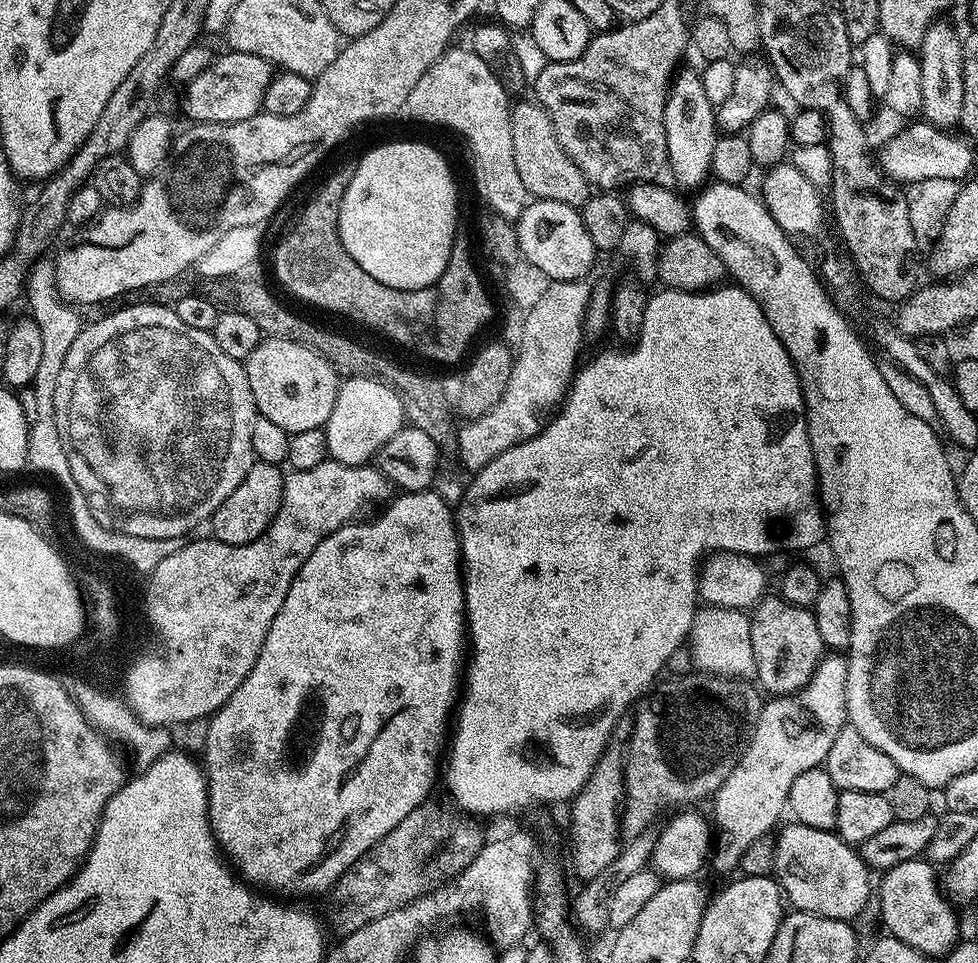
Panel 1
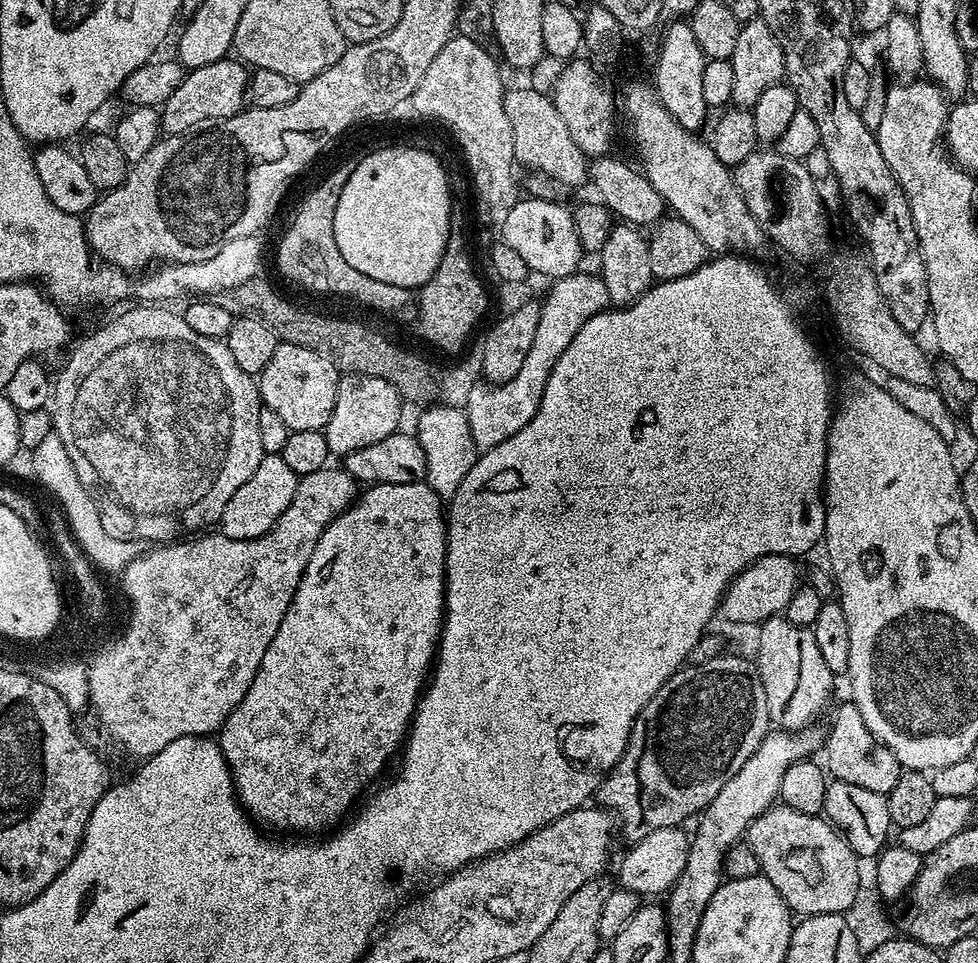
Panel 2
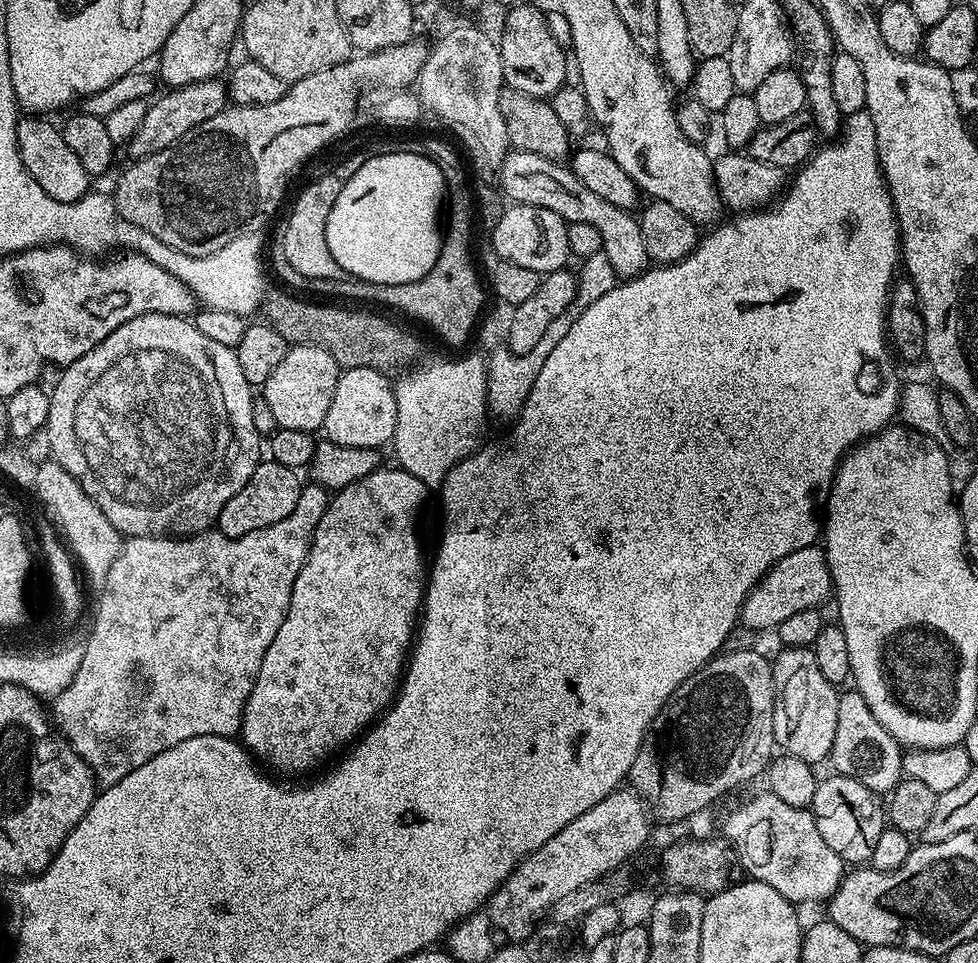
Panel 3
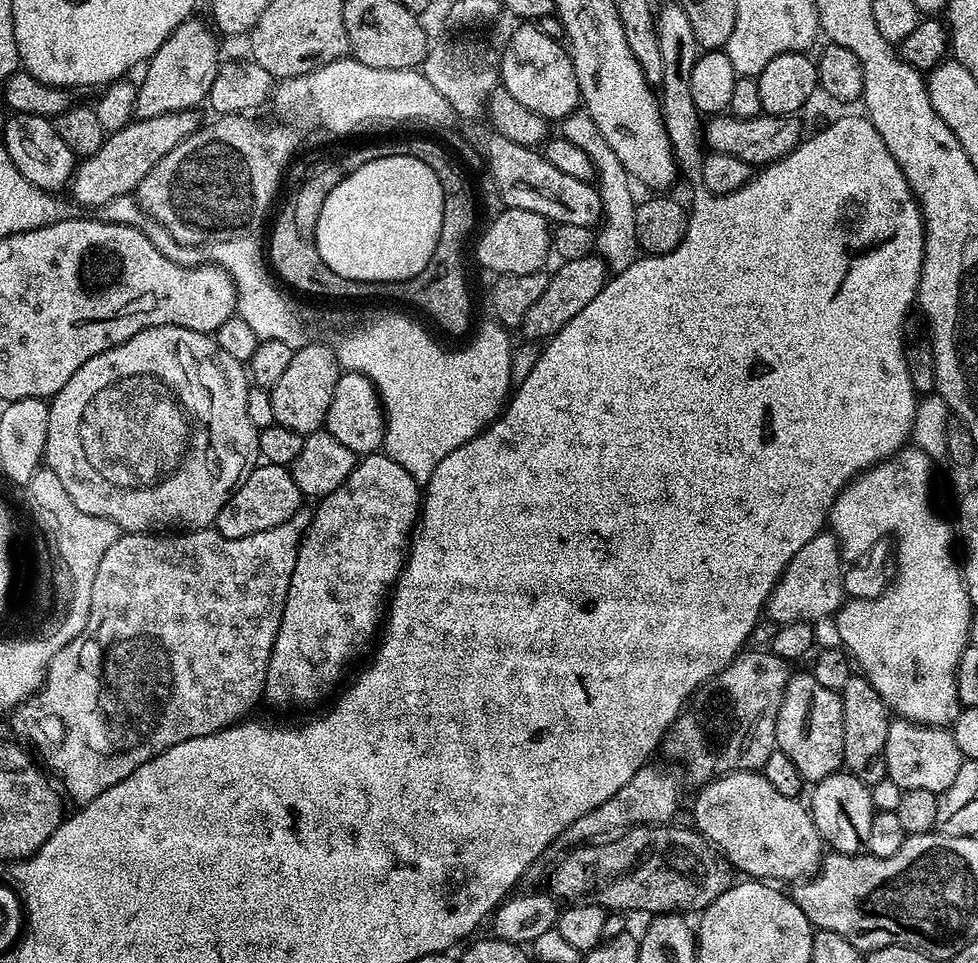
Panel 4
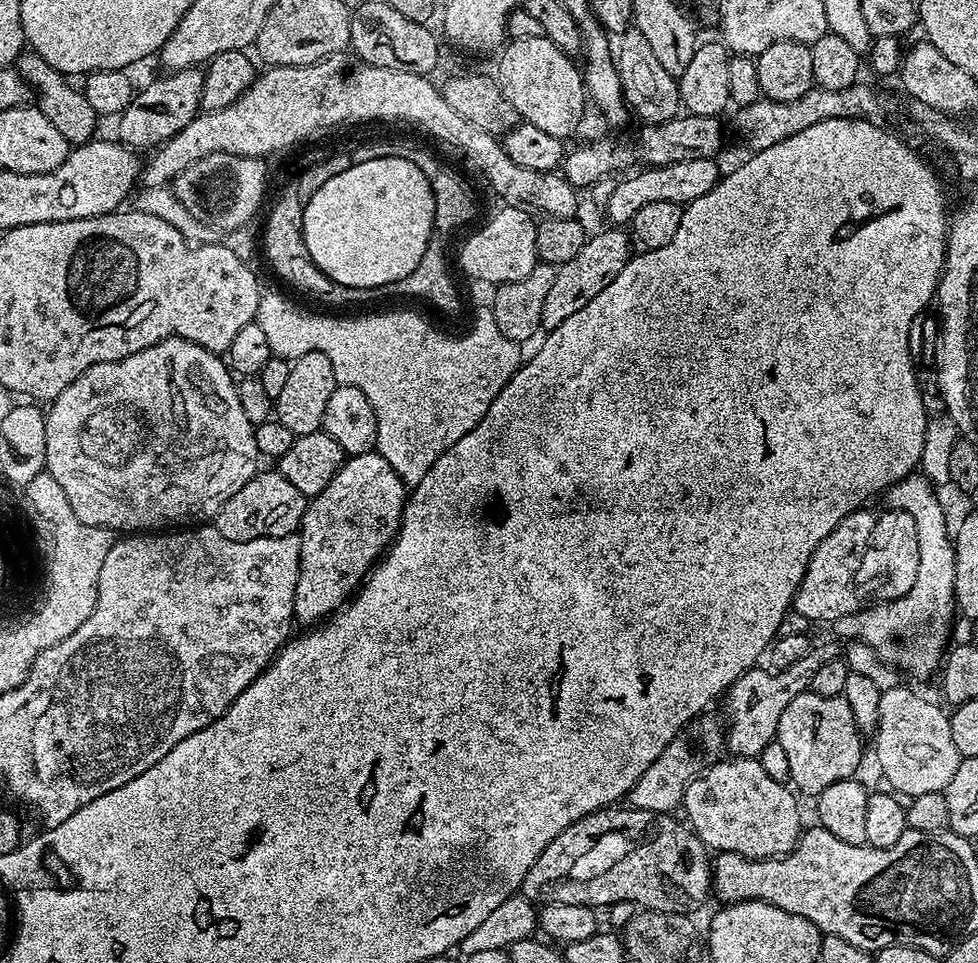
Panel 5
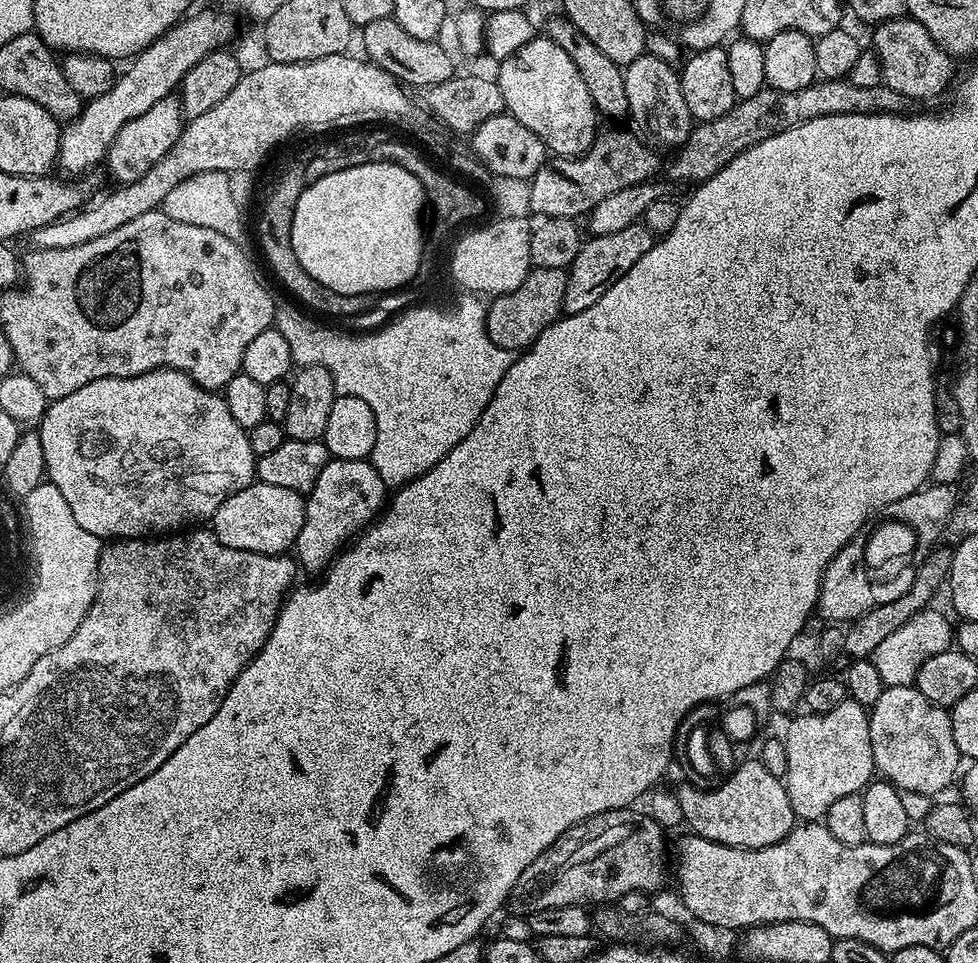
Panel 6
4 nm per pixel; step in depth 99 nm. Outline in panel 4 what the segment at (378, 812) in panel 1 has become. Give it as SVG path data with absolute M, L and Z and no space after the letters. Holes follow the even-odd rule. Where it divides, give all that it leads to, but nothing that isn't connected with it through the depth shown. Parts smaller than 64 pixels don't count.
M379 451L363 457L350 478L317 504L320 505L314 508L308 531L300 541L282 622L264 679L263 699L272 704L312 704L323 696L331 697L332 687L339 682L344 667L371 642L372 635L374 640L386 612L390 589L399 580L408 558L410 537L422 507L422 488L398 462Z

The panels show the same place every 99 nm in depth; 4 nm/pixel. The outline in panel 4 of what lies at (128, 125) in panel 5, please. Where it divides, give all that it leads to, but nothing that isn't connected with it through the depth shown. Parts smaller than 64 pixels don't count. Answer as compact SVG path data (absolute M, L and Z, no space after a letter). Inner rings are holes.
M189 18L180 24L178 30L174 30L174 34L170 34L170 38L166 38L166 42L162 42L162 46L158 46L156 53L146 62L144 77L138 80L136 89L136 116L140 120L169 116L171 112L196 110L199 109L199 104L203 105L207 101L210 86L214 86L214 78L222 63L222 55L220 56L220 44L216 41L217 33L207 23L204 25L196 19Z

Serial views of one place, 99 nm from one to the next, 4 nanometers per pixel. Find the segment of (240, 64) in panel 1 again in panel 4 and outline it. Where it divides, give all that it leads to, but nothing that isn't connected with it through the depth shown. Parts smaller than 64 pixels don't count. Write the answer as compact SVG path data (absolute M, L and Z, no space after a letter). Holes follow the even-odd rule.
M192 110L171 112L169 116L155 116L127 124L122 130L111 133L94 155L85 156L77 163L70 181L73 198L84 208L100 210L105 204L114 202L114 198L133 195L142 178L146 178L146 174L150 174L150 170L154 170L154 166L158 166L178 142L196 132L196 115Z

